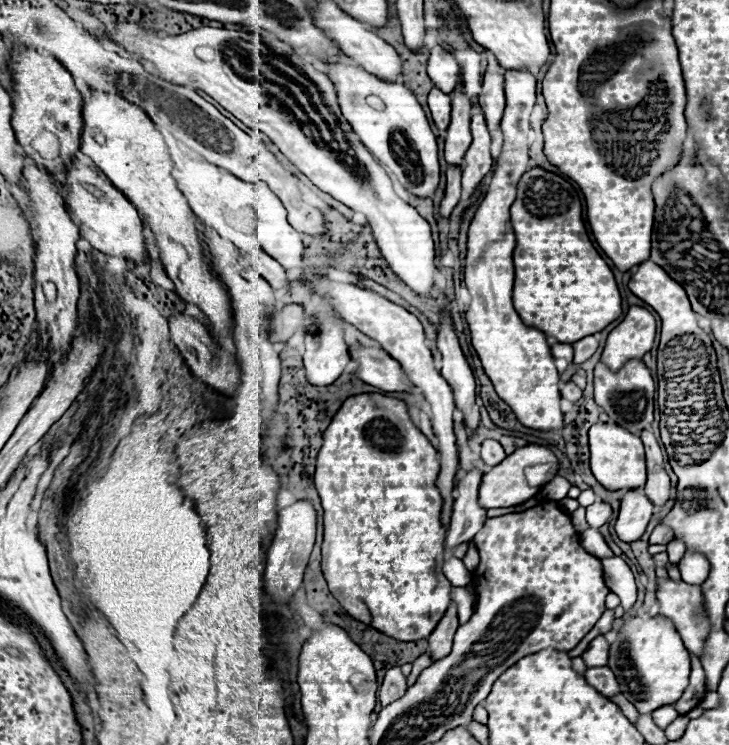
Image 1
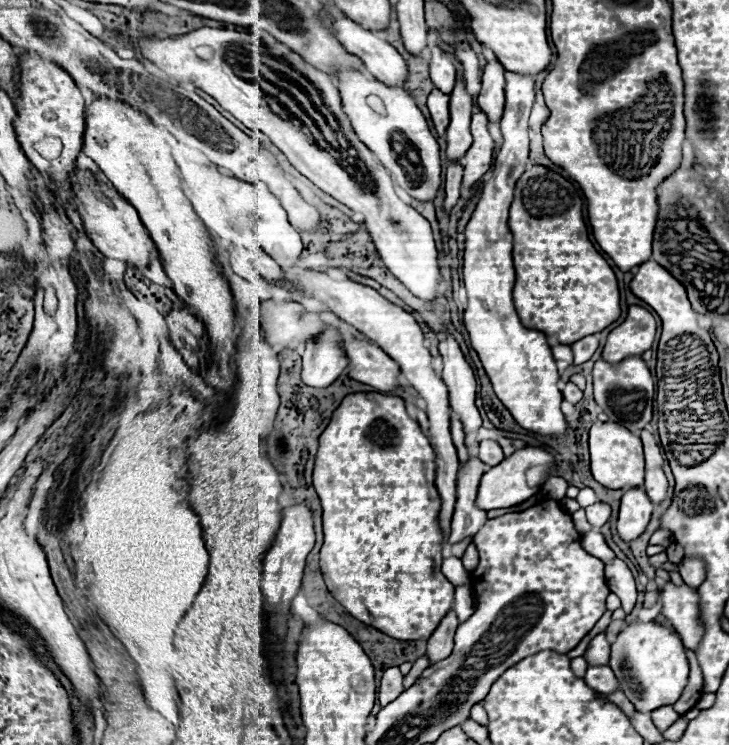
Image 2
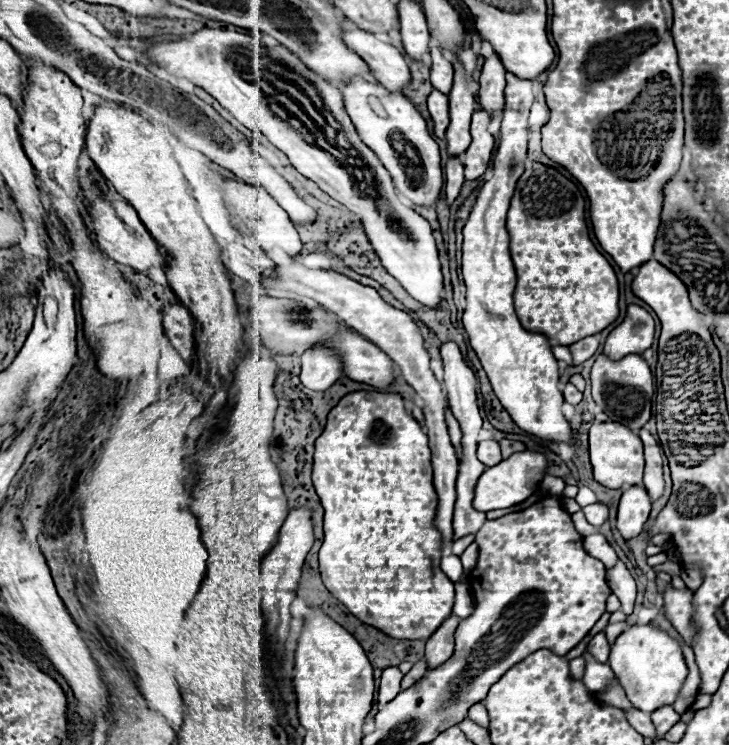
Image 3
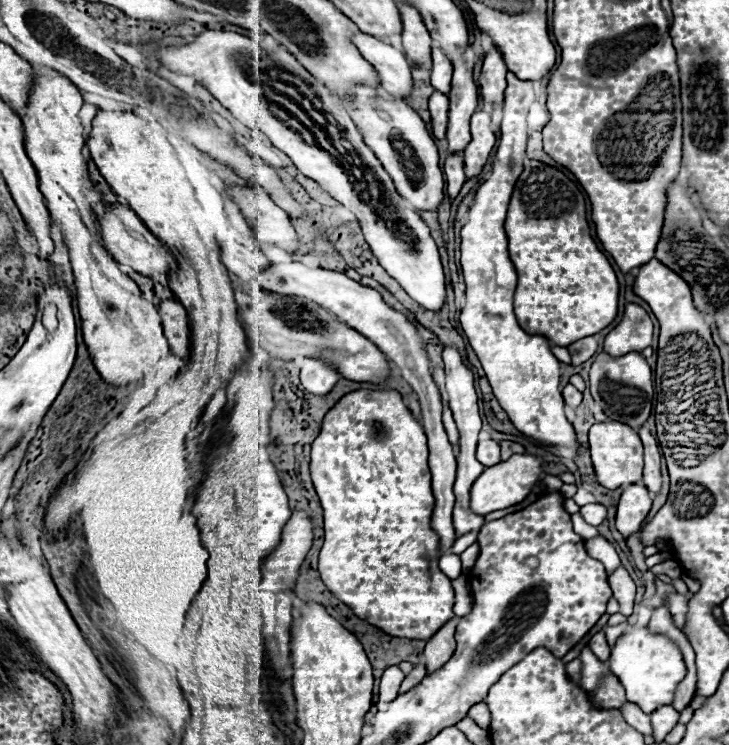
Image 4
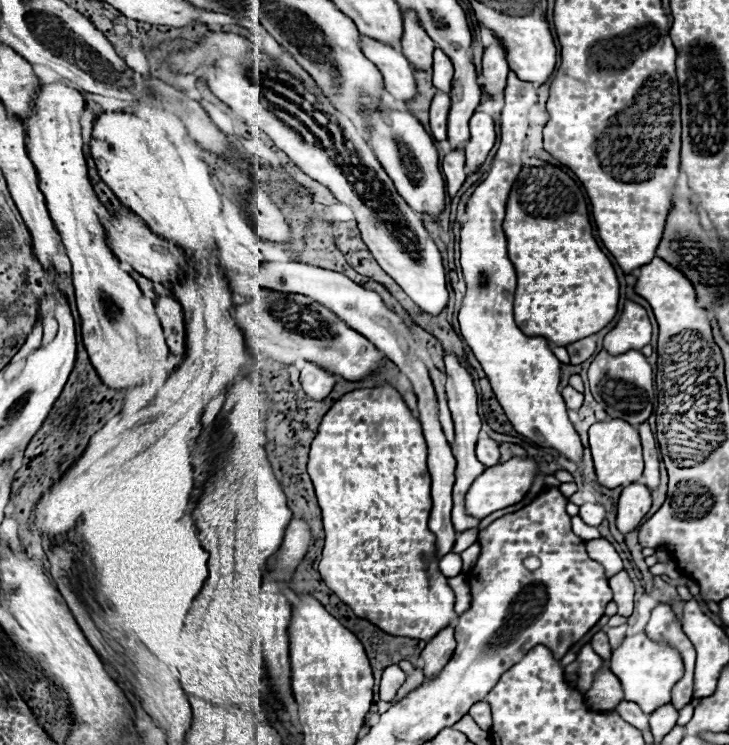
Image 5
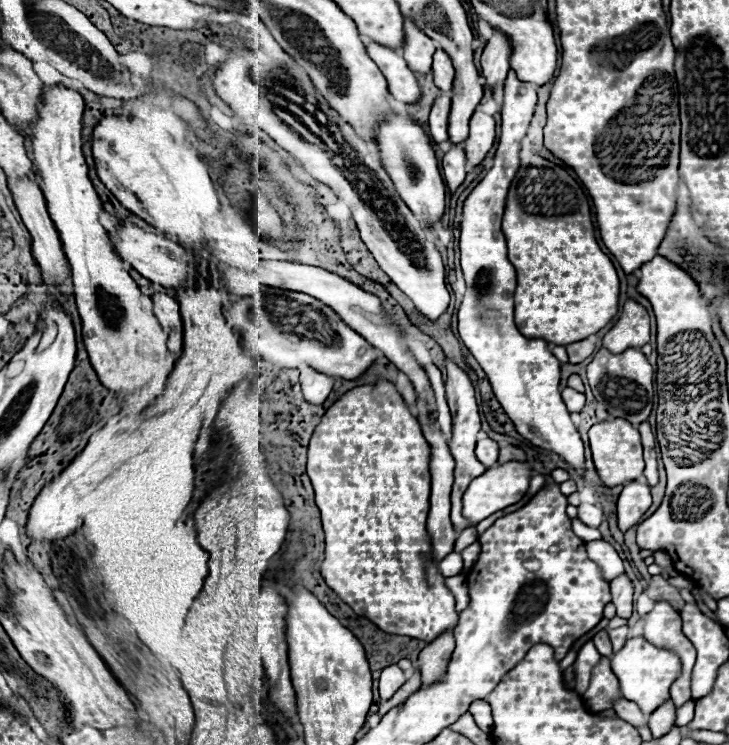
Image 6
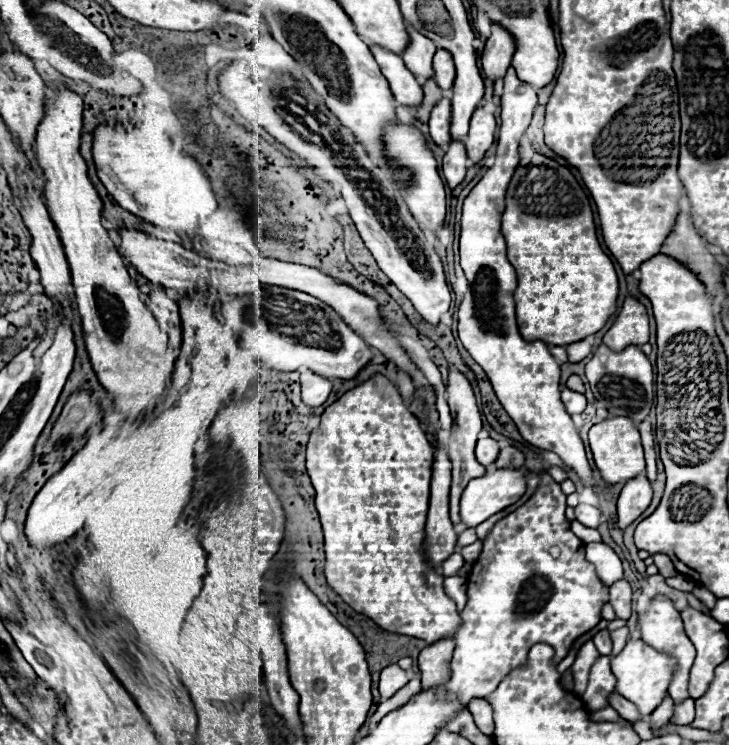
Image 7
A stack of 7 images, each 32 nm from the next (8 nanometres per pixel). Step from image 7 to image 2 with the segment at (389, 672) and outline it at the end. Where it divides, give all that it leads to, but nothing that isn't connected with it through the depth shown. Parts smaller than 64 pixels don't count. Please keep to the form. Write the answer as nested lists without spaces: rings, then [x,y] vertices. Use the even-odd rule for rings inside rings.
[[[398,666],[394,668],[388,668],[382,676],[382,682],[380,682],[380,690],[378,690],[378,700],[382,706],[390,704],[394,698],[398,698],[400,694],[404,692],[404,676],[400,672]]]

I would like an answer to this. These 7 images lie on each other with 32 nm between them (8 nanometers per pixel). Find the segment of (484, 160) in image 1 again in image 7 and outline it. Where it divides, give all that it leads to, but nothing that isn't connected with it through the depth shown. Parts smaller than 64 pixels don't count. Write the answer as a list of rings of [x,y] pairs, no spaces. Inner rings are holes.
[[[474,110],[472,118],[470,118],[470,132],[464,142],[470,166],[478,164],[484,158],[486,150],[494,142],[494,130],[496,130],[494,116],[484,110]]]

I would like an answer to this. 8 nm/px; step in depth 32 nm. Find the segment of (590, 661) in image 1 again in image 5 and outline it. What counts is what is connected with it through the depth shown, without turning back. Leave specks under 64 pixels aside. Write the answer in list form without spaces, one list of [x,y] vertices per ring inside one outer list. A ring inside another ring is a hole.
[[[600,630],[598,634],[594,634],[592,640],[590,640],[590,644],[592,644],[594,652],[596,652],[602,660],[608,660],[608,658],[610,658],[612,650],[610,650],[610,644],[608,644],[608,638],[606,638],[606,632],[604,632],[604,630]]]

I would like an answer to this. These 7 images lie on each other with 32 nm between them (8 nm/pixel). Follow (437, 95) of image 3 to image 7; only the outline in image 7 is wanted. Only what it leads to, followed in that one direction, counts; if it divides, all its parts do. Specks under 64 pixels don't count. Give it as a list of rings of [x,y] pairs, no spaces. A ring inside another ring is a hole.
[[[444,96],[438,100],[430,114],[430,136],[436,144],[448,144],[450,142],[450,98]]]

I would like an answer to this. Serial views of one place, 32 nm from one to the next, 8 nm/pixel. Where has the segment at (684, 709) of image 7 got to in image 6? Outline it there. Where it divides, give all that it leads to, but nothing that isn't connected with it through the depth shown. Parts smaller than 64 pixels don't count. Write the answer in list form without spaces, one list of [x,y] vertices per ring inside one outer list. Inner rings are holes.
[[[694,700],[686,702],[676,710],[676,726],[686,726],[694,716]]]

